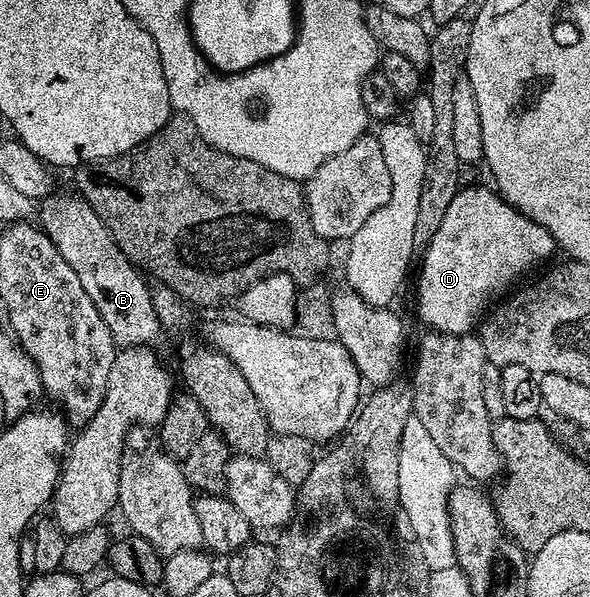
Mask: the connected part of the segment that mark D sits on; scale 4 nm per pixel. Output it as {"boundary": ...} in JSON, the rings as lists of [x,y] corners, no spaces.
{"boundary":[[[487,186],[460,188],[442,217],[441,226],[422,251],[423,263],[415,282],[415,310],[432,331],[472,333],[493,303],[502,299],[526,270],[556,253],[553,236],[544,226],[529,220]]]}

